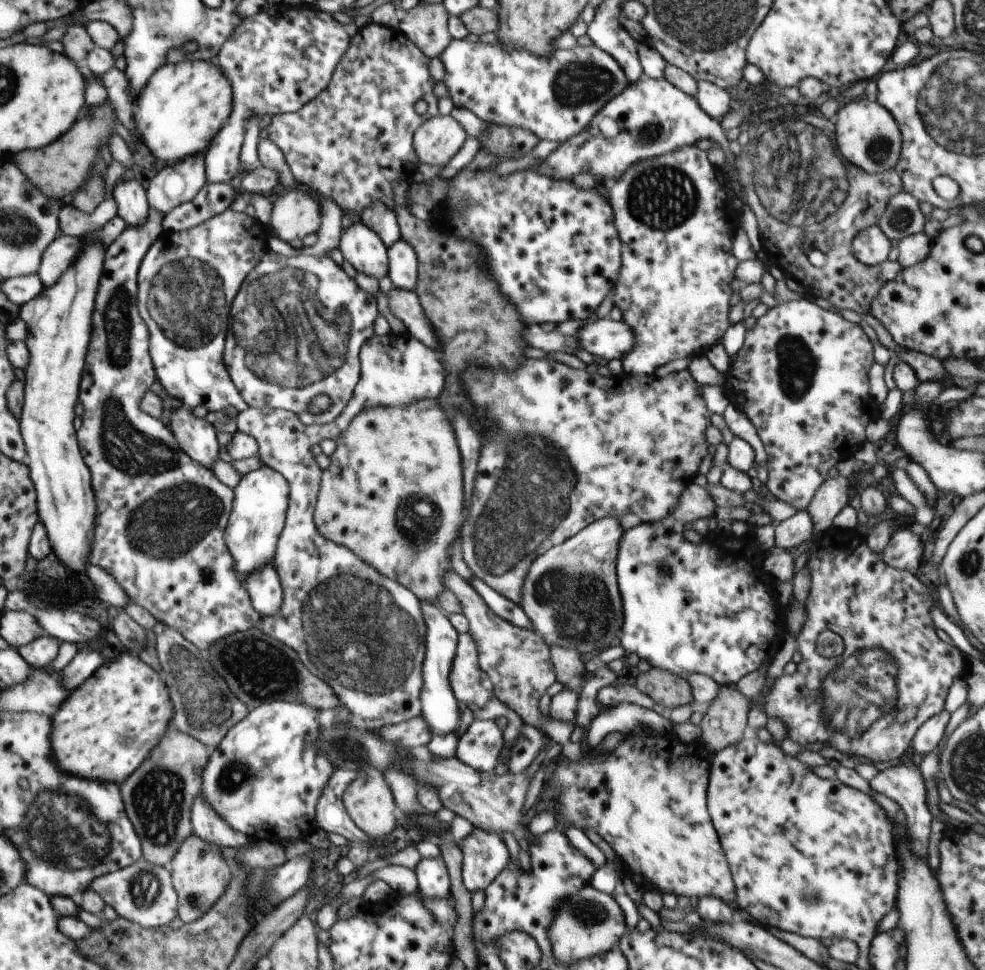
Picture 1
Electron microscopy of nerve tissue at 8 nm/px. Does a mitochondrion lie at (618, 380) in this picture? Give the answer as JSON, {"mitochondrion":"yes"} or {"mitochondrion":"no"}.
{"mitochondrion":"no"}

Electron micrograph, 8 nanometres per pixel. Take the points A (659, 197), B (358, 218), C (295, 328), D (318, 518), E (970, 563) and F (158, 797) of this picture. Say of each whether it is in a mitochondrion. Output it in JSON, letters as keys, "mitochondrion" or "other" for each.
{"A":"mitochondrion","B":"other","C":"mitochondrion","D":"other","E":"mitochondrion","F":"mitochondrion"}

